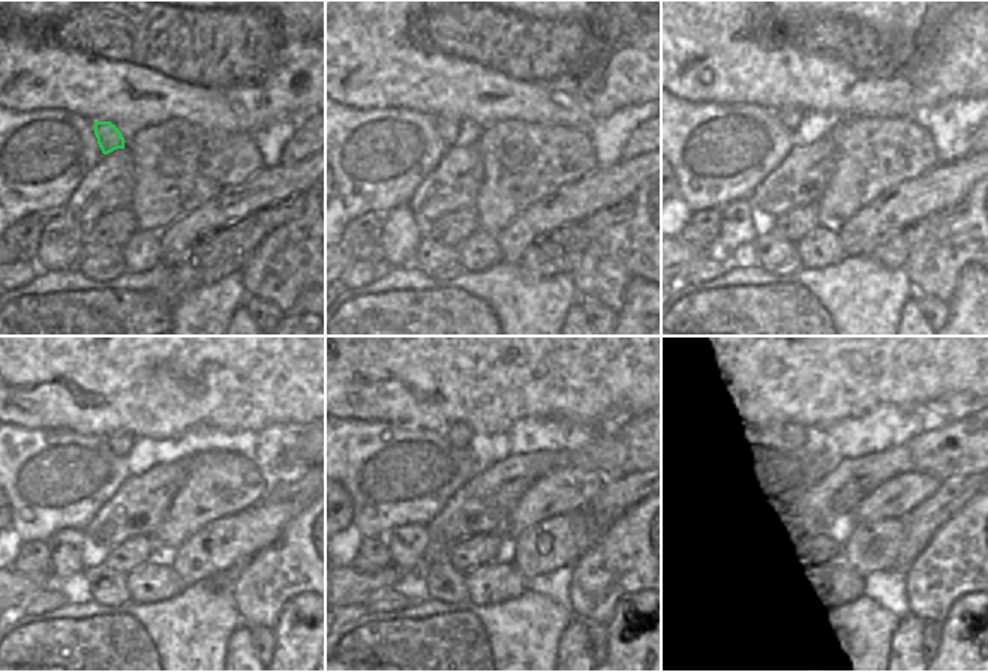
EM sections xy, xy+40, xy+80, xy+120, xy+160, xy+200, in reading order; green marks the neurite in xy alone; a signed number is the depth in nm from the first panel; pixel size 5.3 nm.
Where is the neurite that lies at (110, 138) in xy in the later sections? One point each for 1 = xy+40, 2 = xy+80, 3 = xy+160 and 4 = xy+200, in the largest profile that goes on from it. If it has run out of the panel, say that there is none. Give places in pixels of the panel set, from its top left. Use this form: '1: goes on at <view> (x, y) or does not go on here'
1: goes on at xy+40 (449, 126)
2: goes on at xy+80 (790, 117)
3: goes on at xy+160 (458, 434)
4: goes on at xy+200 (796, 426)

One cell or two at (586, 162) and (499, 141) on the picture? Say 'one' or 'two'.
one

